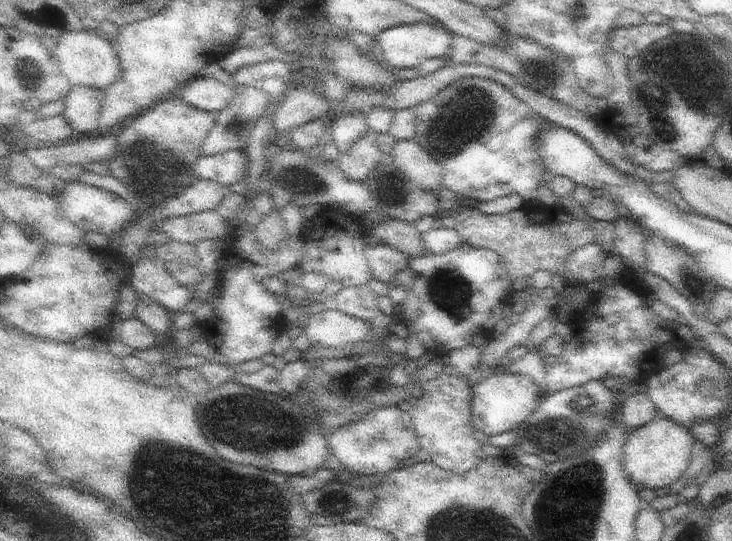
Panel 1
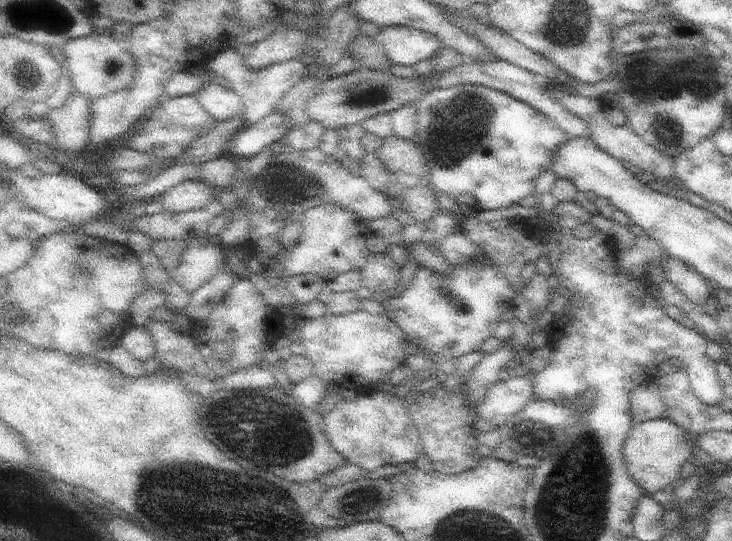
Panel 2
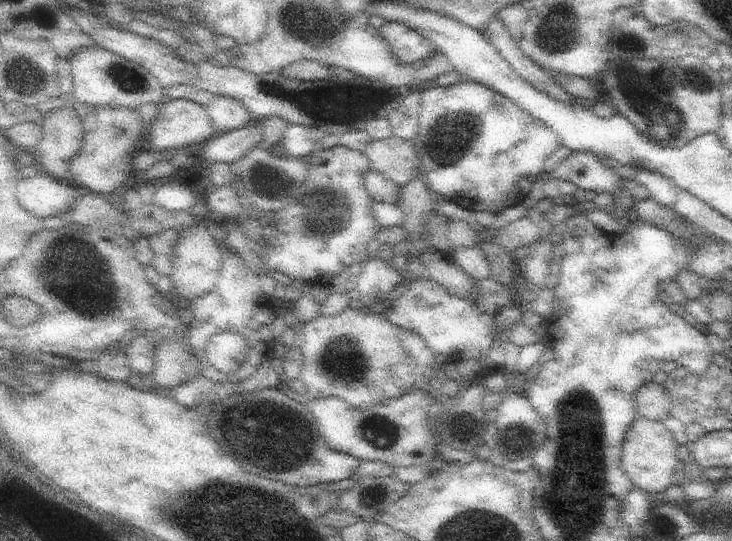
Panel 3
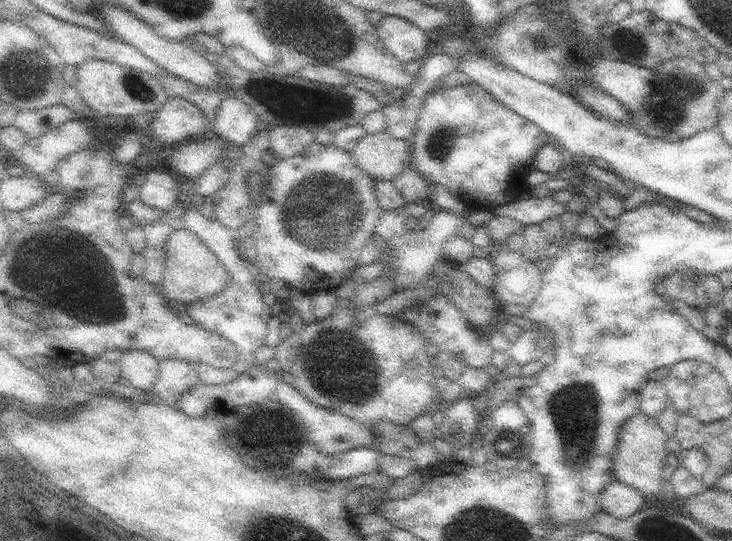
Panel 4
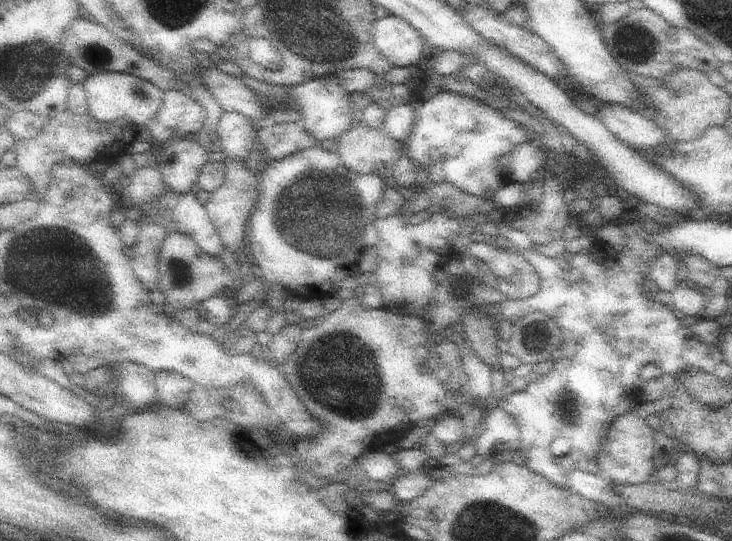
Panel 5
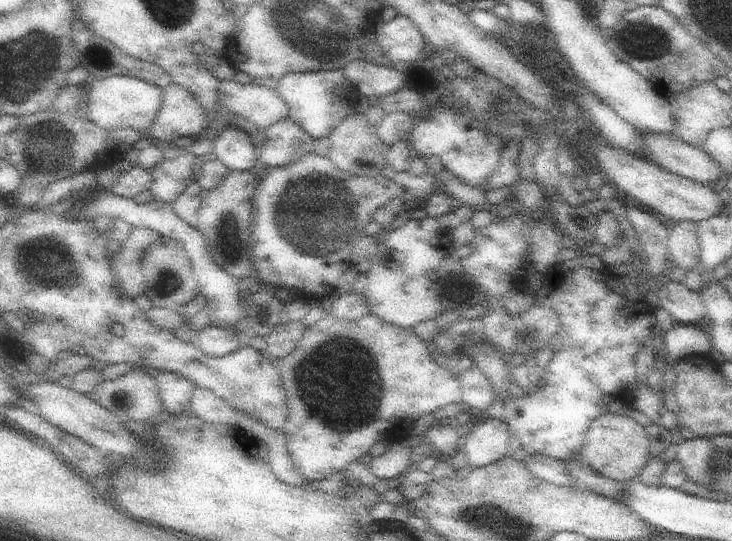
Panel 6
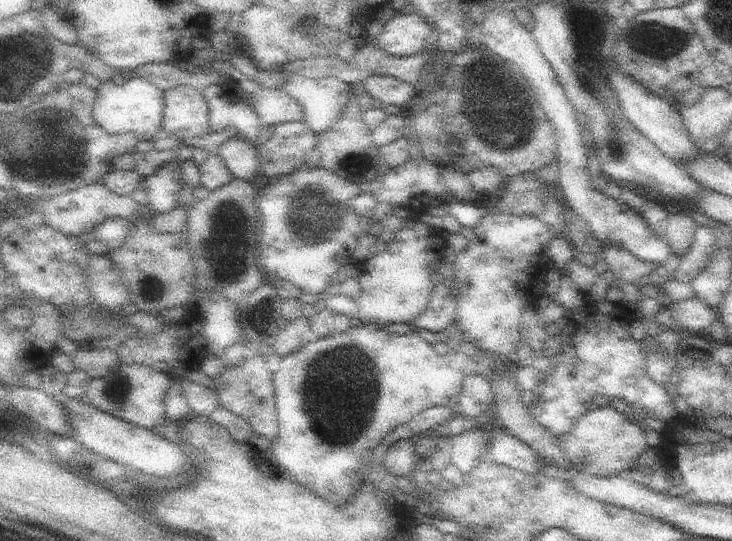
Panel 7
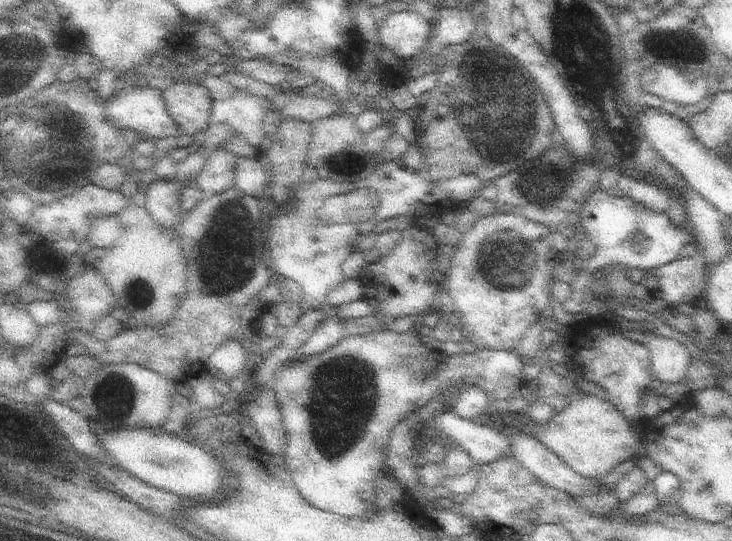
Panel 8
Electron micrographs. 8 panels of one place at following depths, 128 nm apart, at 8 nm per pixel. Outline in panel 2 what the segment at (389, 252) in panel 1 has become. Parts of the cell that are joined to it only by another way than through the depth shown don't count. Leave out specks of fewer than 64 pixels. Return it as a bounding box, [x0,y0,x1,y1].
[362,252,401,292]

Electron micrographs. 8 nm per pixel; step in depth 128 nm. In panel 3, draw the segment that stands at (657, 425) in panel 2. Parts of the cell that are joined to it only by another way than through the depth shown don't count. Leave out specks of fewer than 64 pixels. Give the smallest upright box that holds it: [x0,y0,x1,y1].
[622,413,681,494]

